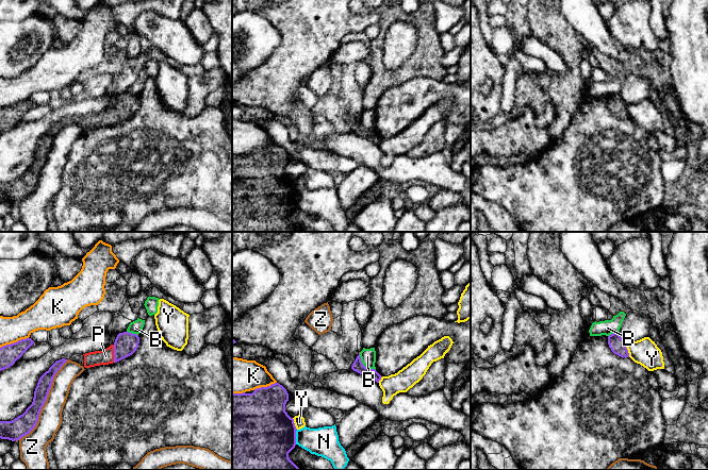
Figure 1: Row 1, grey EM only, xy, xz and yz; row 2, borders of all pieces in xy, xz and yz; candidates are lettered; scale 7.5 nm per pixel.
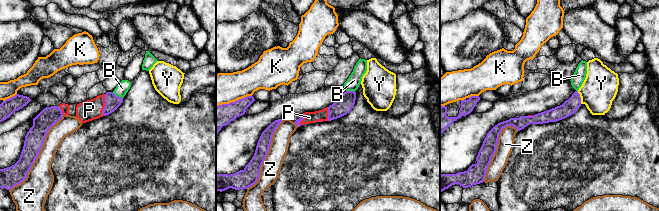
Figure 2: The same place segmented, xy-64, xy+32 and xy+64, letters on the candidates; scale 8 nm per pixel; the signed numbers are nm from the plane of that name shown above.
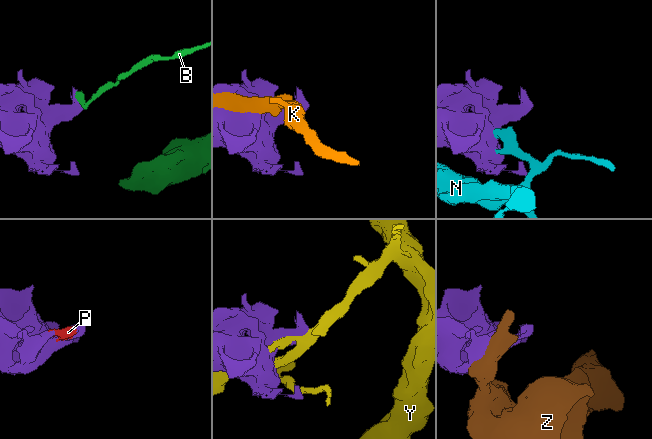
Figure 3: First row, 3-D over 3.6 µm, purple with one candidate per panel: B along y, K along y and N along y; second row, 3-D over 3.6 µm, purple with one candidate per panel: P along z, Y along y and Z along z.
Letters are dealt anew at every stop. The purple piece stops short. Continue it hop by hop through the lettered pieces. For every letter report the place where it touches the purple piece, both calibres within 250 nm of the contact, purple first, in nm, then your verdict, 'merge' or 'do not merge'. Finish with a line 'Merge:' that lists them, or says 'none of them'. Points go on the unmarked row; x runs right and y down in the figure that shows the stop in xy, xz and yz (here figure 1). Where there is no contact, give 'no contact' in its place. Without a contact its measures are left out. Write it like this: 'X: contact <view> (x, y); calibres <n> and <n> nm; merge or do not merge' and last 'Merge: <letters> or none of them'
B: contact xz (363, 127); calibres 80 and 110 nm; do not merge
K: contact xy (14, 104); calibres 140 and 190 nm; do not merge
N: contact xz (295, 199); calibres 480 and 220 nm; do not merge
P: contact xy (114, 115); calibres 180 and 120 nm; merge
Y: contact yz (627, 112); calibres 120 and 200 nm; do not merge
Z: contact xy (45, 163); calibres 150 and 180 nm; do not merge
Merge: P

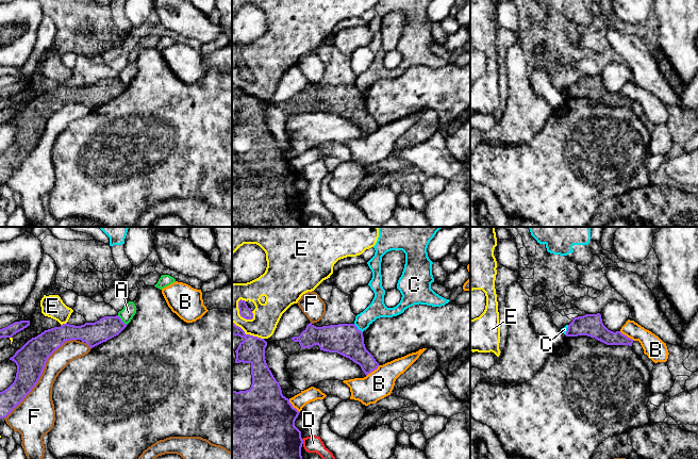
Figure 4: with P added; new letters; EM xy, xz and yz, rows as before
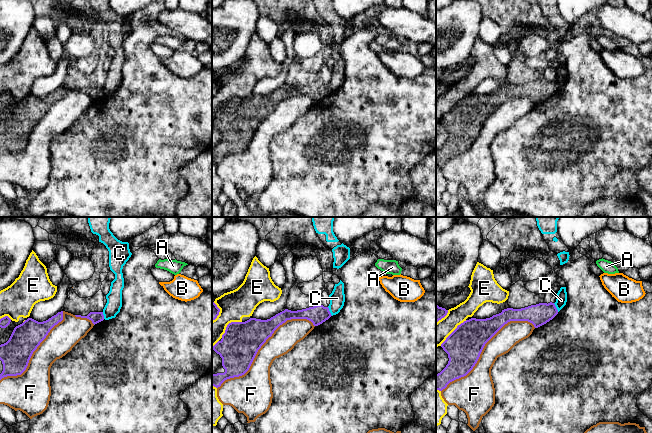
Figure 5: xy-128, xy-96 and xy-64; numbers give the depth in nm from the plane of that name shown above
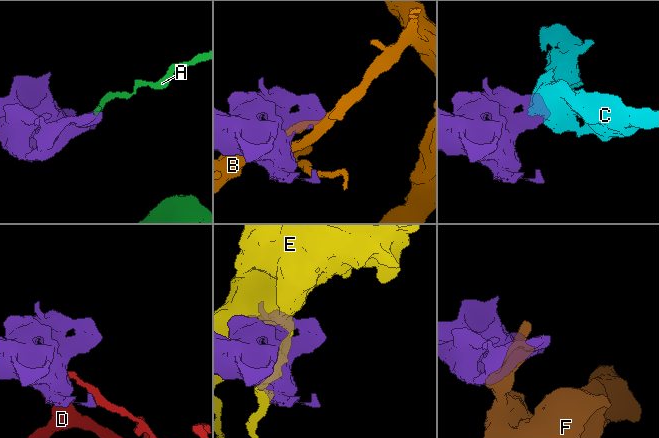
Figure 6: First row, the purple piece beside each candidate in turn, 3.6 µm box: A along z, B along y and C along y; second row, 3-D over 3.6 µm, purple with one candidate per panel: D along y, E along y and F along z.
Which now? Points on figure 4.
A: contact xy (121, 82); calibres 180 and 100 nm; do not merge
B: contact xz (372, 132); calibres 190 and 220 nm; do not merge
C: contact xz (356, 89); calibres 240 and 140 nm; do not merge
D: contact xz (302, 202); calibres 460 and 130 nm; do not merge
E: contact xz (239, 74); calibres 90 and 200 nm; do not merge
F: contact xy (40, 136); calibres 220 and 260 nm; do not merge
Merge: none of them

